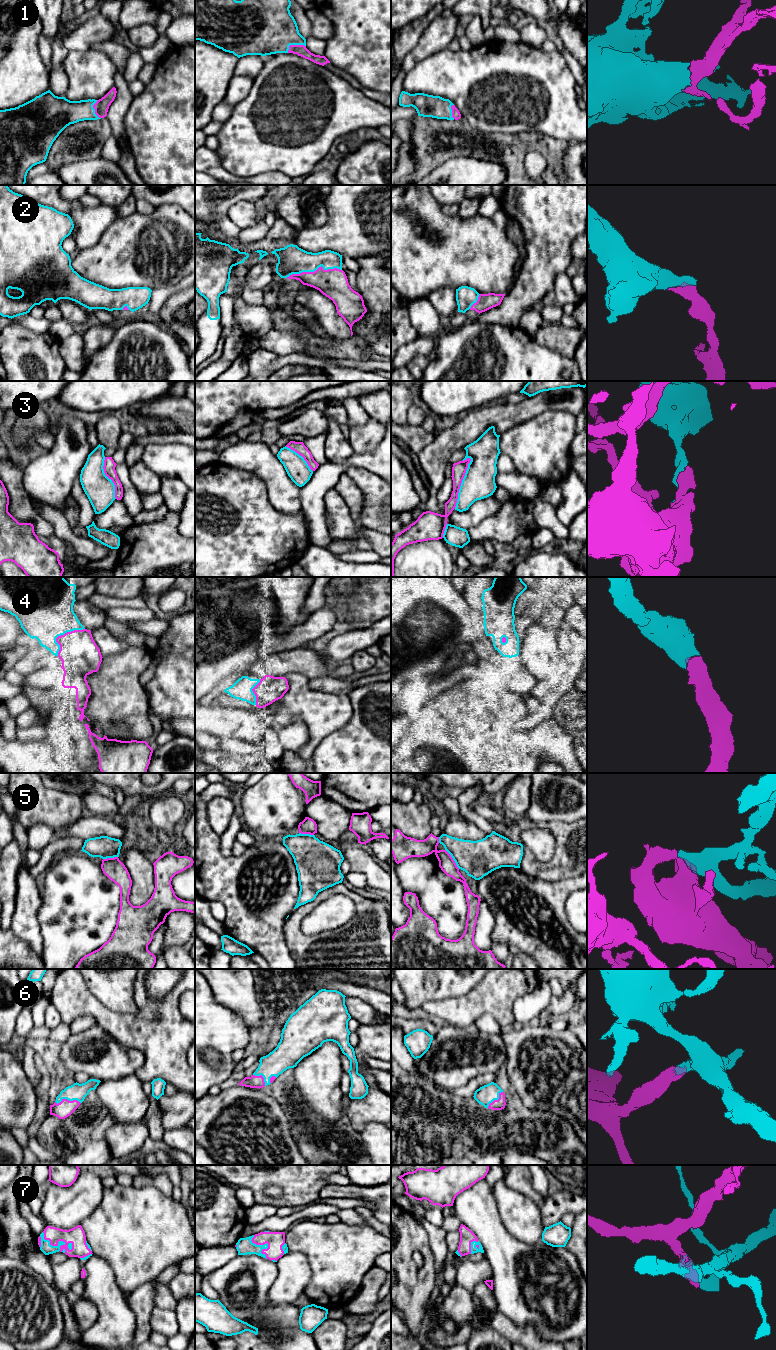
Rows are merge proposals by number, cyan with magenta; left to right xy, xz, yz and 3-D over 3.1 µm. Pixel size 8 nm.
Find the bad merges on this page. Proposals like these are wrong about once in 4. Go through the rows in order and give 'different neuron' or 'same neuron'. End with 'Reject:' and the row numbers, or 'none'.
1: same neuron
2: same neuron
3: different neuron
4: same neuron
5: same neuron
6: same neuron
7: different neuron
Reject: 3, 7

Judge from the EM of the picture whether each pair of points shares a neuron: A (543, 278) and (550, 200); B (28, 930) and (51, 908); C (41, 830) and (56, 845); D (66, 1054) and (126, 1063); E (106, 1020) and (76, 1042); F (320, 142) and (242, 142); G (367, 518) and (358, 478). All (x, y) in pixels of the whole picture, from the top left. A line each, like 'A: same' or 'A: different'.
A: same
B: different
C: different
D: same
E: different
F: same
G: same

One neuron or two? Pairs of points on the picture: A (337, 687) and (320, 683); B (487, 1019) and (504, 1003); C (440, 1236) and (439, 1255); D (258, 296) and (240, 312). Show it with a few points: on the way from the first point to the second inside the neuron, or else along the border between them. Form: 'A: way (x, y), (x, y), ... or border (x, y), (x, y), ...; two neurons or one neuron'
A: way (333, 685), (324, 684); one neuron
B: border (473, 1023), (479, 1017), (490, 1014), (500, 1027); two neurons
C: way (439, 1241), (439, 1250); one neuron
D: border (241, 290), (241, 298), (245, 302), (263, 306); two neurons

